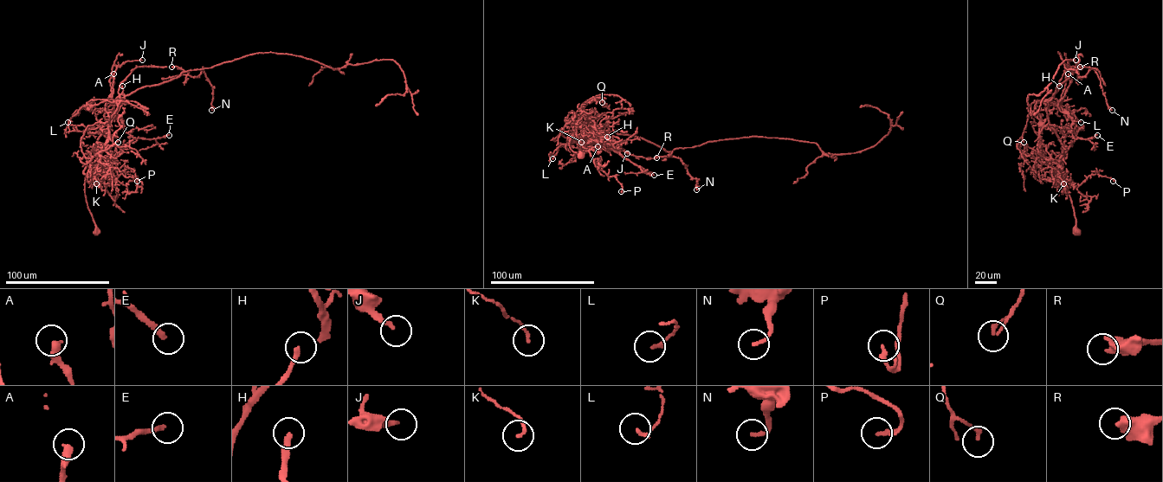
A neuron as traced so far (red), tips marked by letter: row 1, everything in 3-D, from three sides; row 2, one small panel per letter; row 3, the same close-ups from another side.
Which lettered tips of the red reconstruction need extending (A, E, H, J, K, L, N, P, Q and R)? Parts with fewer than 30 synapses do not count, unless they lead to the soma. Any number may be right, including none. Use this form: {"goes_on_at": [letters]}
{"goes_on_at": []}

